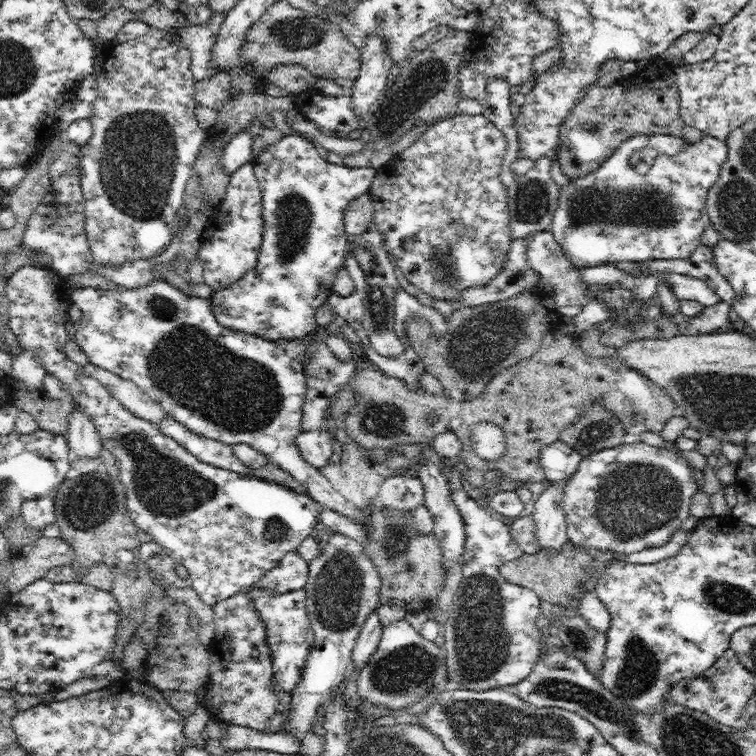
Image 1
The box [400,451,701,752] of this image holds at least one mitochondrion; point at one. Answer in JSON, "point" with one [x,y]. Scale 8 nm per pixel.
{"point":[633,499]}

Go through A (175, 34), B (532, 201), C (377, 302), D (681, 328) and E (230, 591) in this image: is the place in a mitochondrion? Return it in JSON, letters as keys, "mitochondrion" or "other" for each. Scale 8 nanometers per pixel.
{"A":"other","B":"mitochondrion","C":"mitochondrion","D":"other","E":"other"}

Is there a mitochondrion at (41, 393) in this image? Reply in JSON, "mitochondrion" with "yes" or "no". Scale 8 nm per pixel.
{"mitochondrion":"no"}

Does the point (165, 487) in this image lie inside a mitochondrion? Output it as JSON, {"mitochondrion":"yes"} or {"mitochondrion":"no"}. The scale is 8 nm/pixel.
{"mitochondrion":"yes"}

